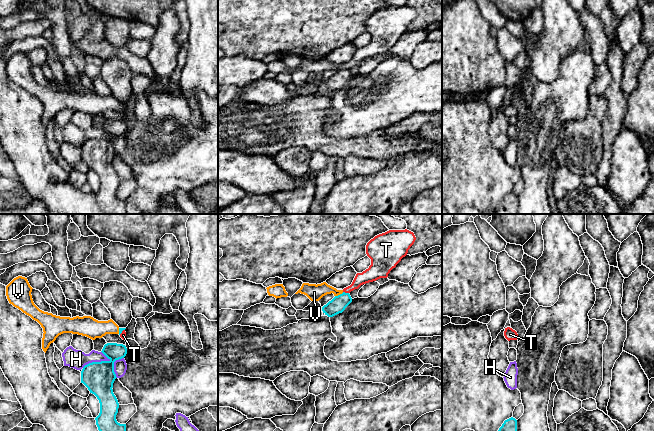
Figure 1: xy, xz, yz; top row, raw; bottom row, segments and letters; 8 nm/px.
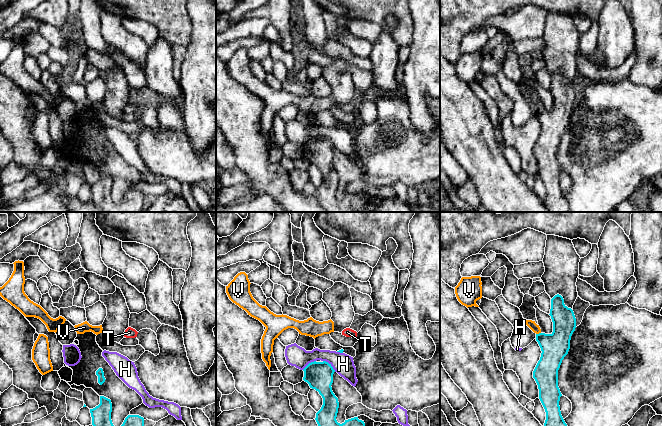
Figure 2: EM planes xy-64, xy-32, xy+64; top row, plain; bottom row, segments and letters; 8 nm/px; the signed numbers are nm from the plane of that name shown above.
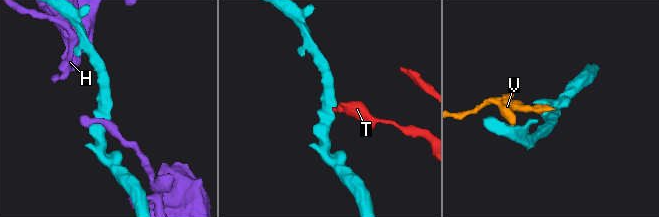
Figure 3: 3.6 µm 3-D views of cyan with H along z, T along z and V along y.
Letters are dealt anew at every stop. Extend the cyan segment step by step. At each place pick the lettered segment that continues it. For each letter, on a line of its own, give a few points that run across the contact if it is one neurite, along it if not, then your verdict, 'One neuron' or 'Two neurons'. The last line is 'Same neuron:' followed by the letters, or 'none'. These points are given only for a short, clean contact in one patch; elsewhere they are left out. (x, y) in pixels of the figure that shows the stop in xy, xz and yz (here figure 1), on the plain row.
H: Line: xy (110, 135), (89, 138), (82, 143). Two neurons
T: Line: xz (343, 67), (348, 69). Two neurons
V: Line: xz (343, 68), (335, 72). Two neurons
Same neuron: none

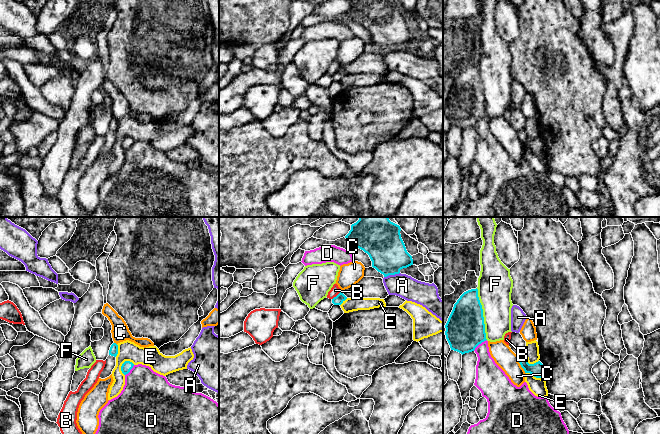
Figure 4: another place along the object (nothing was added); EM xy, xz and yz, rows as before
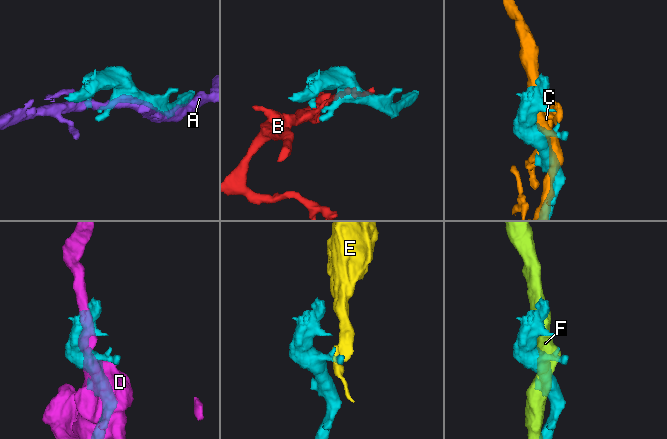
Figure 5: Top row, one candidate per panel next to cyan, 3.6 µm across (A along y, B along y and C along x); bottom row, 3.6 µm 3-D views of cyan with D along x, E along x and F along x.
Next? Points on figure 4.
A: Two neurons
B: Two neurons
C: Two neurons
D: Two neurons
E: Line: xy (129, 136), (126, 136), (121, 142), (121, 148), (124, 151). Two neurons
F: Two neurons
Same neuron: none

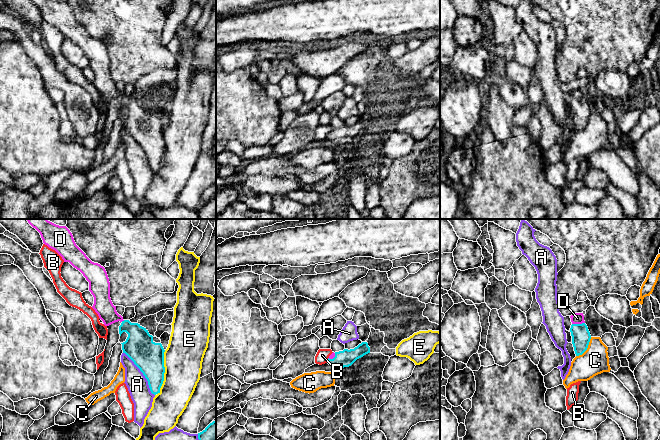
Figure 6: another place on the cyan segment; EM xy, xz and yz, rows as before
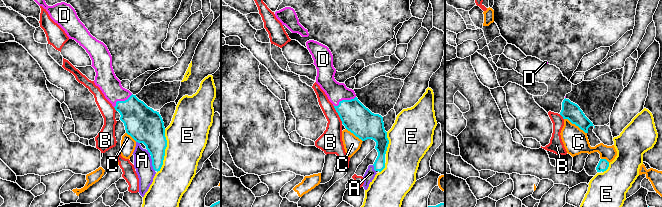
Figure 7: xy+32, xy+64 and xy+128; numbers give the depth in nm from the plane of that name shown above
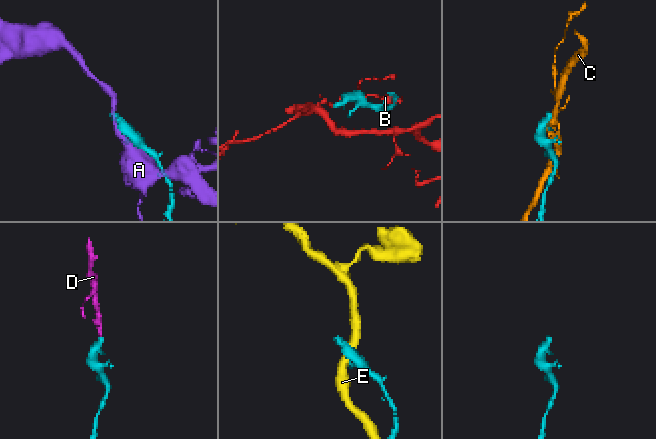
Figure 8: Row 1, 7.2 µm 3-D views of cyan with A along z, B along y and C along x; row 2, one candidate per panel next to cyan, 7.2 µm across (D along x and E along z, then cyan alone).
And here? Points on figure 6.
A: Two neurons
B: Two neurons
C: Two neurons
D: Line: yz (580, 110), (578, 100), (577, 94). One neuron
E: Two neurons
Same neuron: D

